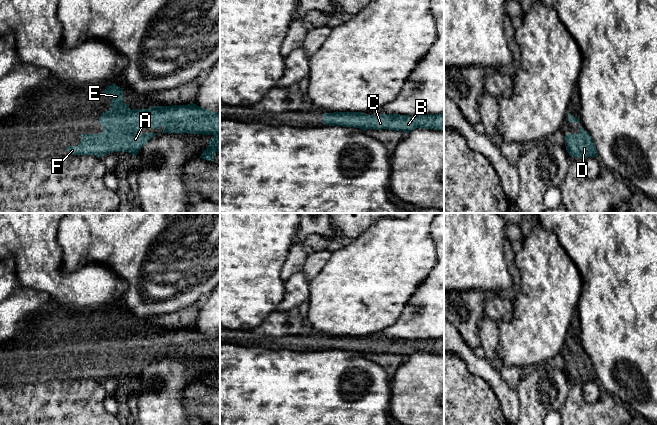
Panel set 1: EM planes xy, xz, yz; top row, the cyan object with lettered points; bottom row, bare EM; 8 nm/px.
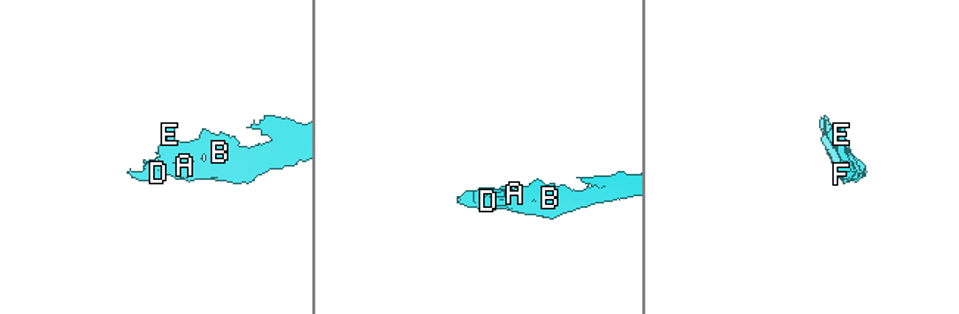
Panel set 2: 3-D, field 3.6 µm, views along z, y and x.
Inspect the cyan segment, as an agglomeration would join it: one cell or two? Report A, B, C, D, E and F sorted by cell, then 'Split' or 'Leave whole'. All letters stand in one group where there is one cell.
Groups: A B C D E F. Leave whole

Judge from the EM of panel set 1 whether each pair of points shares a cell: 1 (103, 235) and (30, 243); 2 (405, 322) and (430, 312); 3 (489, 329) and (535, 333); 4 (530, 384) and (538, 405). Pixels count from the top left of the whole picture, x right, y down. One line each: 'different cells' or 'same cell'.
1: different cells
2: same cell
3: different cells
4: same cell

